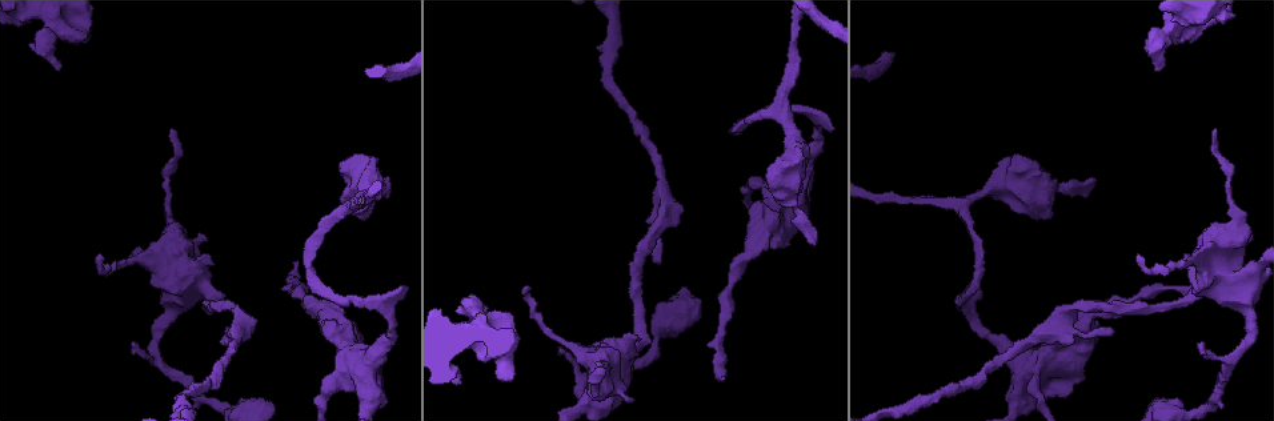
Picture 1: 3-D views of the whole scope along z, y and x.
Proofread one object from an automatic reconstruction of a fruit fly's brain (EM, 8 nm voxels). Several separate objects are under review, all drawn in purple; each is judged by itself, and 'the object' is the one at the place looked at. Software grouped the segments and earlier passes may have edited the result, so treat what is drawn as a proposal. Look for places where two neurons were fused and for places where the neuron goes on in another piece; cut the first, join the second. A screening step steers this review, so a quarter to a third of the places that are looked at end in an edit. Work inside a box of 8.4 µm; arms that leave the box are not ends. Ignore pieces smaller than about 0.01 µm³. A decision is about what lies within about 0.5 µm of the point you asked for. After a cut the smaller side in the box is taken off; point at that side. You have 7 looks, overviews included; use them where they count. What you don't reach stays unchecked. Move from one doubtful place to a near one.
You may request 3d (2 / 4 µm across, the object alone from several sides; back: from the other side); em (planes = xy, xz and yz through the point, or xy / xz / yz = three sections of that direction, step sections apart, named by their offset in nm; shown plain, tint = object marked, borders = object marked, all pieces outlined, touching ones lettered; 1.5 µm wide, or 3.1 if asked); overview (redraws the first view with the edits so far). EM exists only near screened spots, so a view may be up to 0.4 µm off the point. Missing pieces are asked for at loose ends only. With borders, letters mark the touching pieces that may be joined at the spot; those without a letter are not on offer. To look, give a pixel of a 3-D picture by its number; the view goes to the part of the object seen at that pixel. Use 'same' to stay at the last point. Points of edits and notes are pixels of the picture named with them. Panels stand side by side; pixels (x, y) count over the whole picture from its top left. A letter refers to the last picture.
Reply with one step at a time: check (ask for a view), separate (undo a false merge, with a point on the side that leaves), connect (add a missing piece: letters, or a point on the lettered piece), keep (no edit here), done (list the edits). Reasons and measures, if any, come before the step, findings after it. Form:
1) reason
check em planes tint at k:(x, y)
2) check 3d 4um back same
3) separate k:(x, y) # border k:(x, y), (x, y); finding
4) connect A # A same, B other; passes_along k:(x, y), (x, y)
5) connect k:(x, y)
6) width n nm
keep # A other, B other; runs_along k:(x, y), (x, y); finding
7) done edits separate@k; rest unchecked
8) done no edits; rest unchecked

an open end
check em xy step 4 borders at 1:(58, 67)

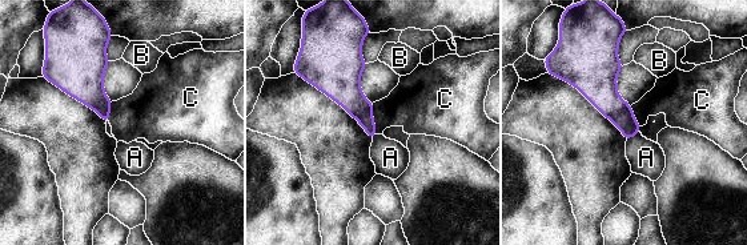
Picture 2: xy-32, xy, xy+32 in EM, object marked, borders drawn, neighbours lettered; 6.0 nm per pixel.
check em planes borders same

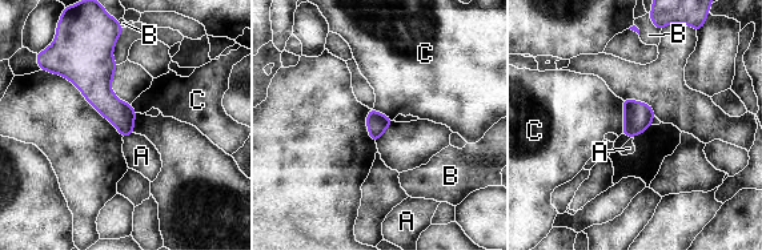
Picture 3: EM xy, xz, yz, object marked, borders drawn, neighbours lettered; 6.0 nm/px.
keep # A other, B other, C other; border 3:(621, 100), (622, 133); no lettered piece goes on from it

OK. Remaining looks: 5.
an open end
check em planes borders at 1:(298, 263)

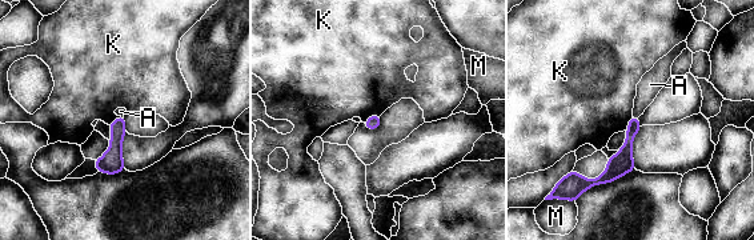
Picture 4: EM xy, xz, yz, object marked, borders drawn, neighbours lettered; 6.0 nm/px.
connect A # A same, K other, M other; passes_along 4:(625, 155), (636, 116), (650, 84); the neuron continues

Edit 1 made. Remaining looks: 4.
done edits connect@4; rest unchecked

